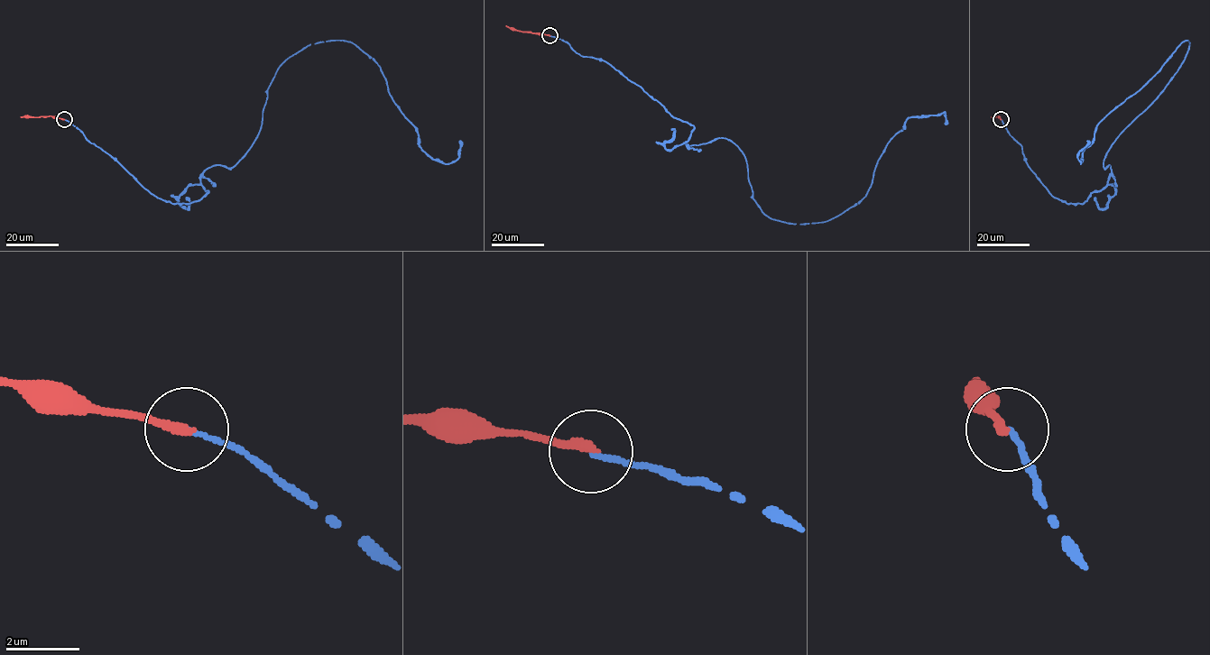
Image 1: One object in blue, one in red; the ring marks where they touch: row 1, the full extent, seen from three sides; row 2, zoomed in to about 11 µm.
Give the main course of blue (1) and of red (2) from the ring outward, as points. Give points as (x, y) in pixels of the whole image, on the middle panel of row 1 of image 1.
1: (549, 35), (694, 126), (689, 146), (733, 142), (781, 222), (841, 215), (909, 117), (945, 124)
2: (549, 35), (512, 30), (505, 26)

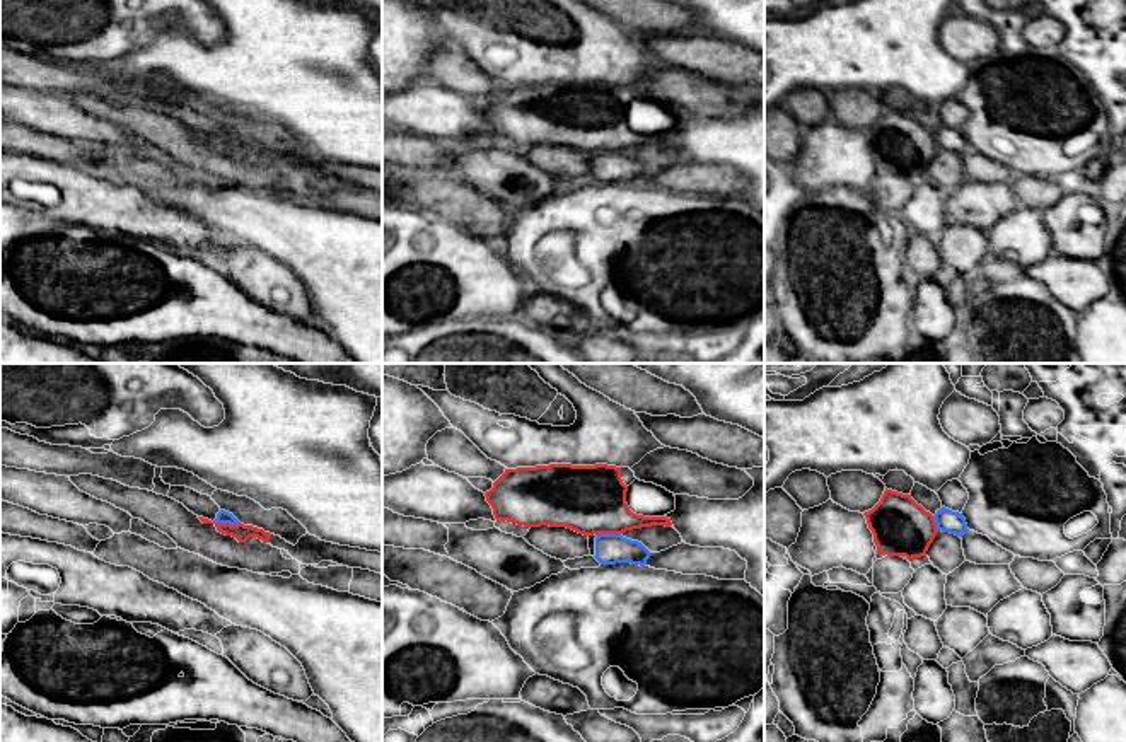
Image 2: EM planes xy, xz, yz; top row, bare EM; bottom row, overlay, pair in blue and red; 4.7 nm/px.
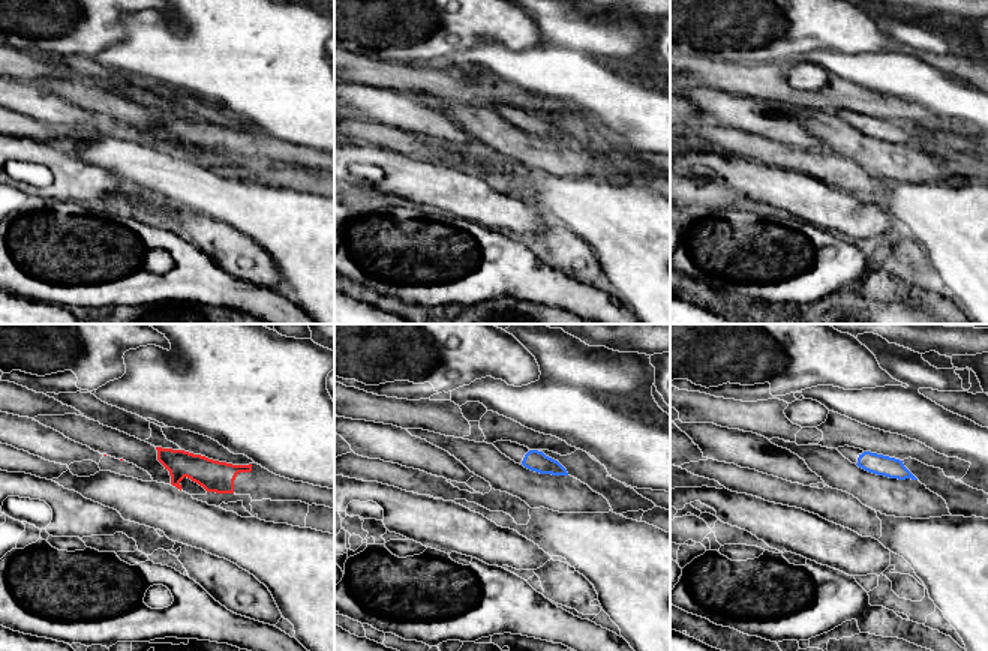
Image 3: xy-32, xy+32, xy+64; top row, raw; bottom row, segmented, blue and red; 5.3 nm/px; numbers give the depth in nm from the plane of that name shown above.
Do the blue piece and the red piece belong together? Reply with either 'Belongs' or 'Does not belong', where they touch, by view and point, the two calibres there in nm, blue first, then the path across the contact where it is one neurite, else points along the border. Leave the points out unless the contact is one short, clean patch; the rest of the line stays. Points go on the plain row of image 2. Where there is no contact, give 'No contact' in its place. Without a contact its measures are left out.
Does not belong. Touches blue at xy (227, 140). Thickness 60 nm (blue) against 80 nm. Boundary: xy (214, 139), (239, 140)

